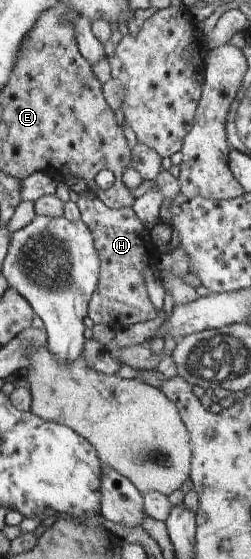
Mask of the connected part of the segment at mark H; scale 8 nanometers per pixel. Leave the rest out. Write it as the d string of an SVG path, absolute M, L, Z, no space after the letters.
M80 195L76 205L80 210L80 217L96 235L96 251L100 251L100 263L104 263L104 271L100 271L100 287L96 286L96 295L92 294L92 307L88 307L88 315L95 324L106 324L120 327L150 321L156 317L156 309L150 301L148 287L144 281L144 271L152 269L154 275L160 263L159 252L153 242L151 230L139 219L132 207L113 210L102 203L97 197L83 197Z

